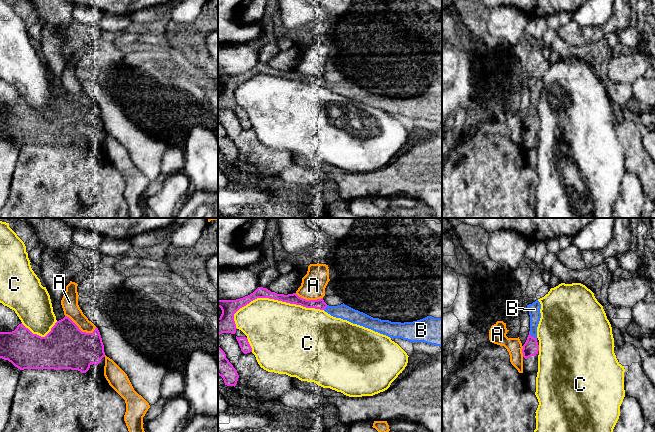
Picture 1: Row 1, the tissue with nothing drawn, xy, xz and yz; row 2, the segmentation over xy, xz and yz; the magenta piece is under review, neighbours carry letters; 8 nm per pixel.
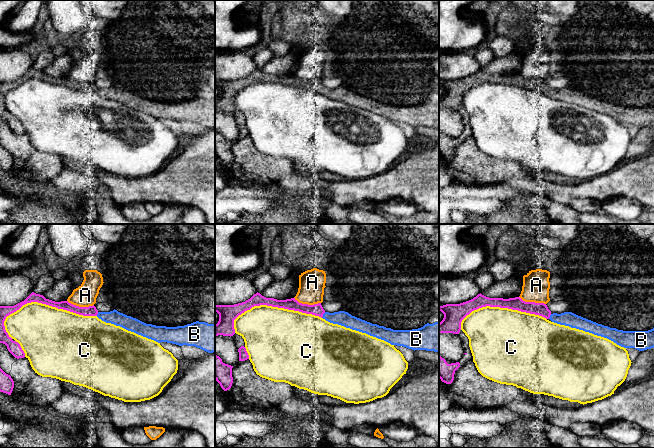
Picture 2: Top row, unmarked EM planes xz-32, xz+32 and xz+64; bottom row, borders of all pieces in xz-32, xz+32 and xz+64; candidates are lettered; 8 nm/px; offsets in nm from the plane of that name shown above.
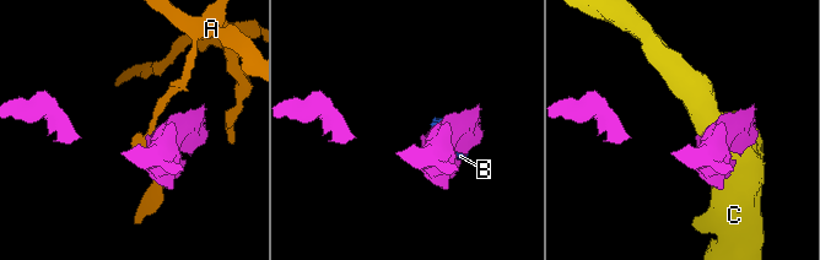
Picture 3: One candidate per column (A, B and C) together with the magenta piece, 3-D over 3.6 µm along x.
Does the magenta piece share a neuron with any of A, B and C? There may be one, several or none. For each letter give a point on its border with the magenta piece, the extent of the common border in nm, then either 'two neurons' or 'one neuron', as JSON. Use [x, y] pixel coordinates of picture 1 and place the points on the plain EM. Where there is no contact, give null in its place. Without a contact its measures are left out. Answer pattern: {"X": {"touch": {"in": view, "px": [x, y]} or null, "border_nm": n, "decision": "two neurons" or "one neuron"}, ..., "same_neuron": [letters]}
{"A": {"touch": {"in": "xy", "px": [80, 106]}, "border_nm": 280, "decision": "two neurons"}, "B": {"touch": {"in": "yz", "px": [531, 112]}, "border_nm": 90, "decision": "one neuron"}, "C": {"touch": {"in": "xz", "px": [275, 75]}, "border_nm": 750, "decision": "two neurons"}, "same_neuron": ["B"]}

